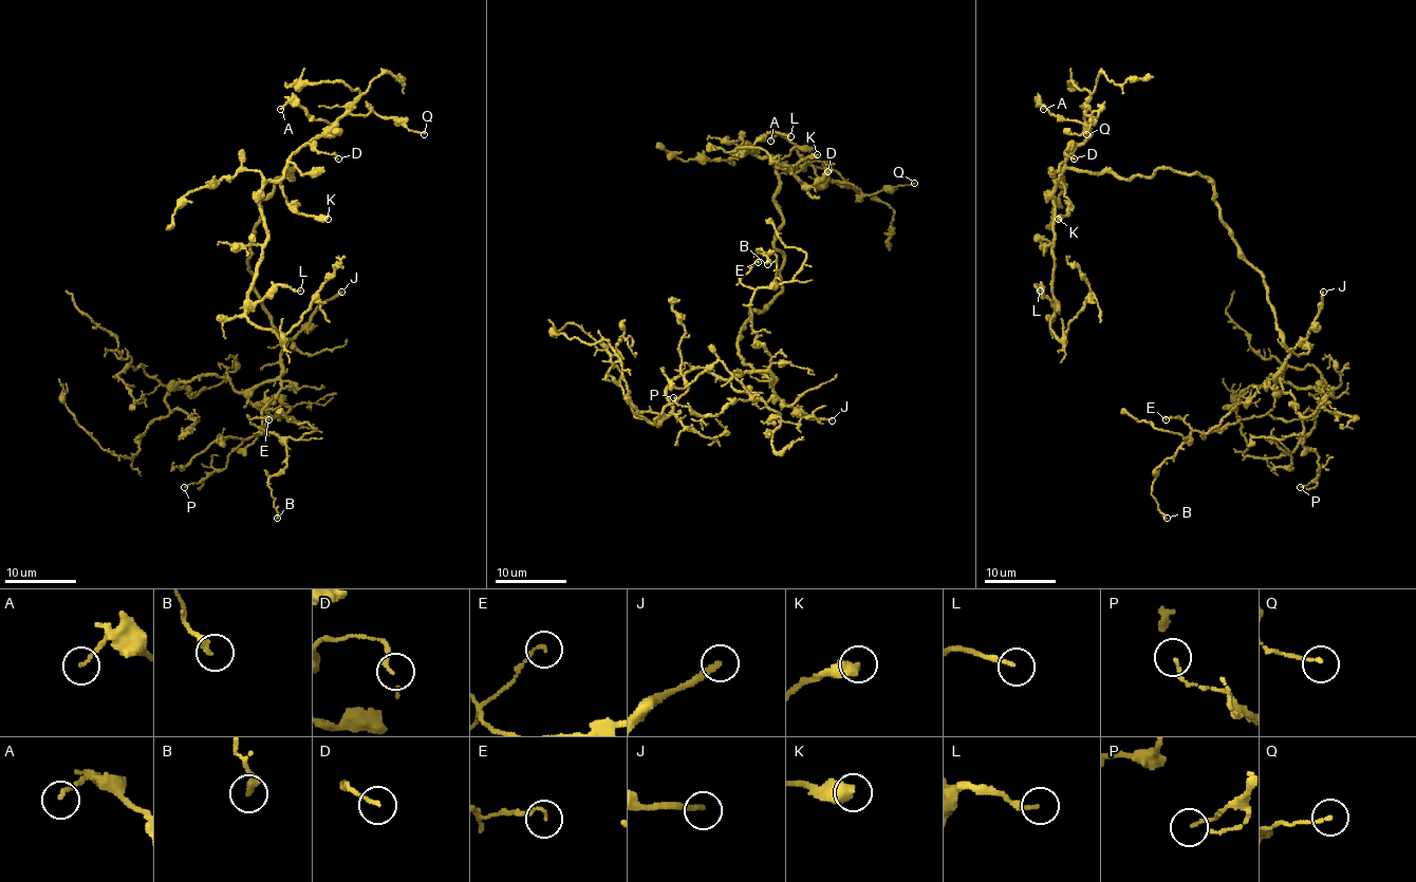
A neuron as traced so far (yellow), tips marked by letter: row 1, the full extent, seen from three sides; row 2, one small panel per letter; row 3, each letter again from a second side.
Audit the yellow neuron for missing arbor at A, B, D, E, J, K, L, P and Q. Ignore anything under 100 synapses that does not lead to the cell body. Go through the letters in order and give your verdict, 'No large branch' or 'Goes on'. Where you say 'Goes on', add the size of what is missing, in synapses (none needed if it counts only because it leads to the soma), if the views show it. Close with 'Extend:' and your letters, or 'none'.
A: No large branch
B: No large branch
D: No large branch
E: No large branch
J: Goes on
K: No large branch
L: No large branch
P: No large branch
Q: No large branch
Extend: J

